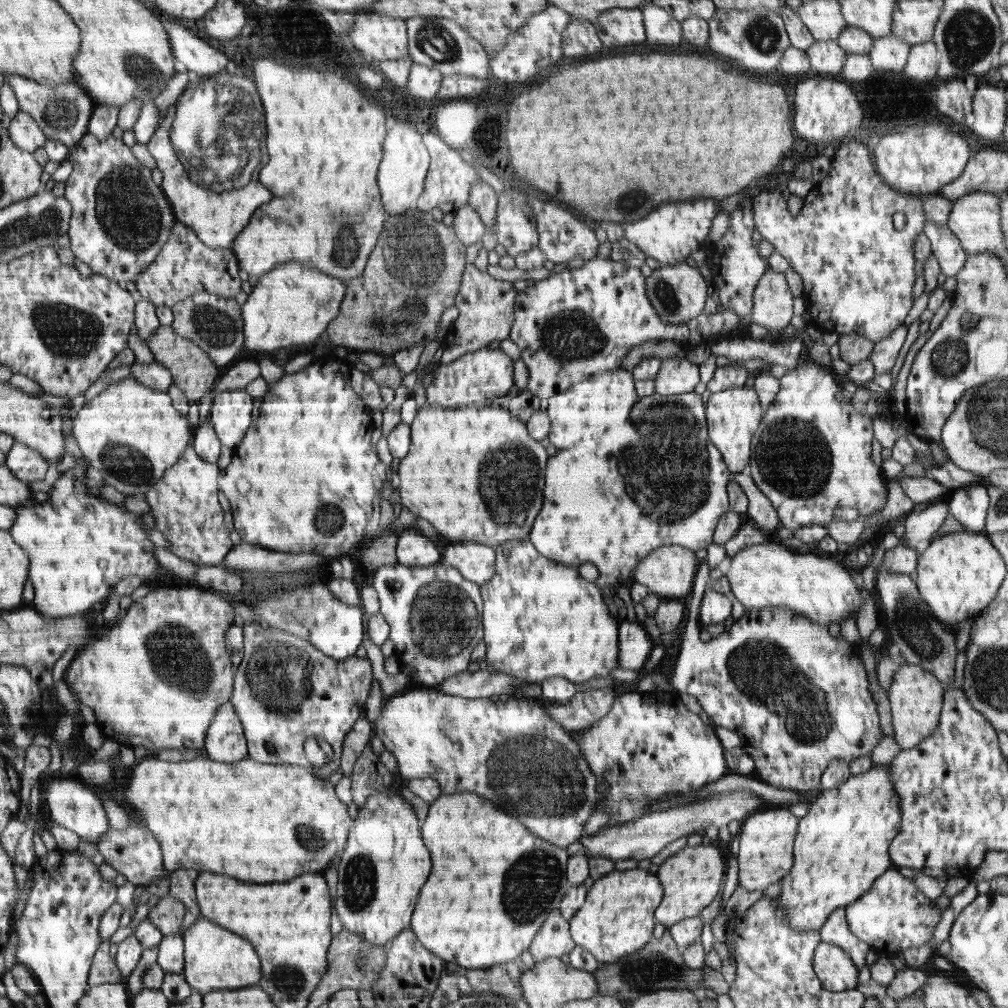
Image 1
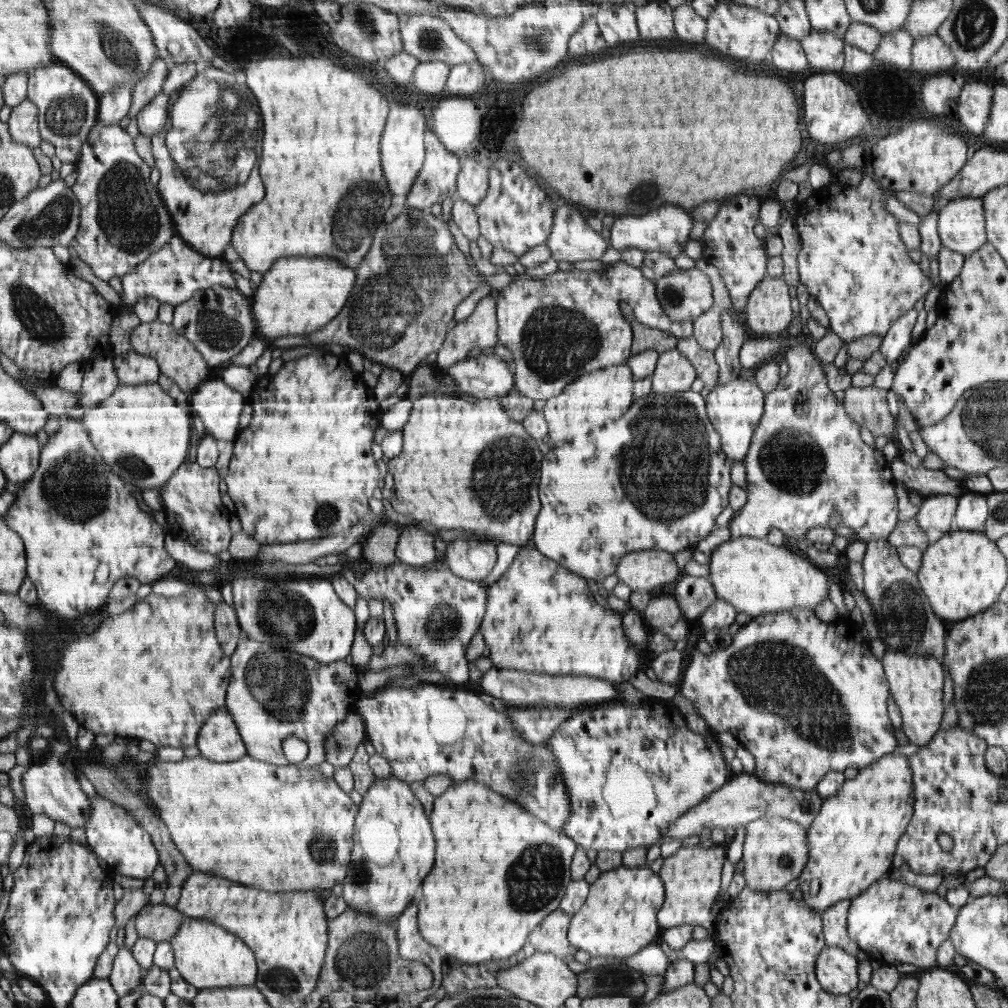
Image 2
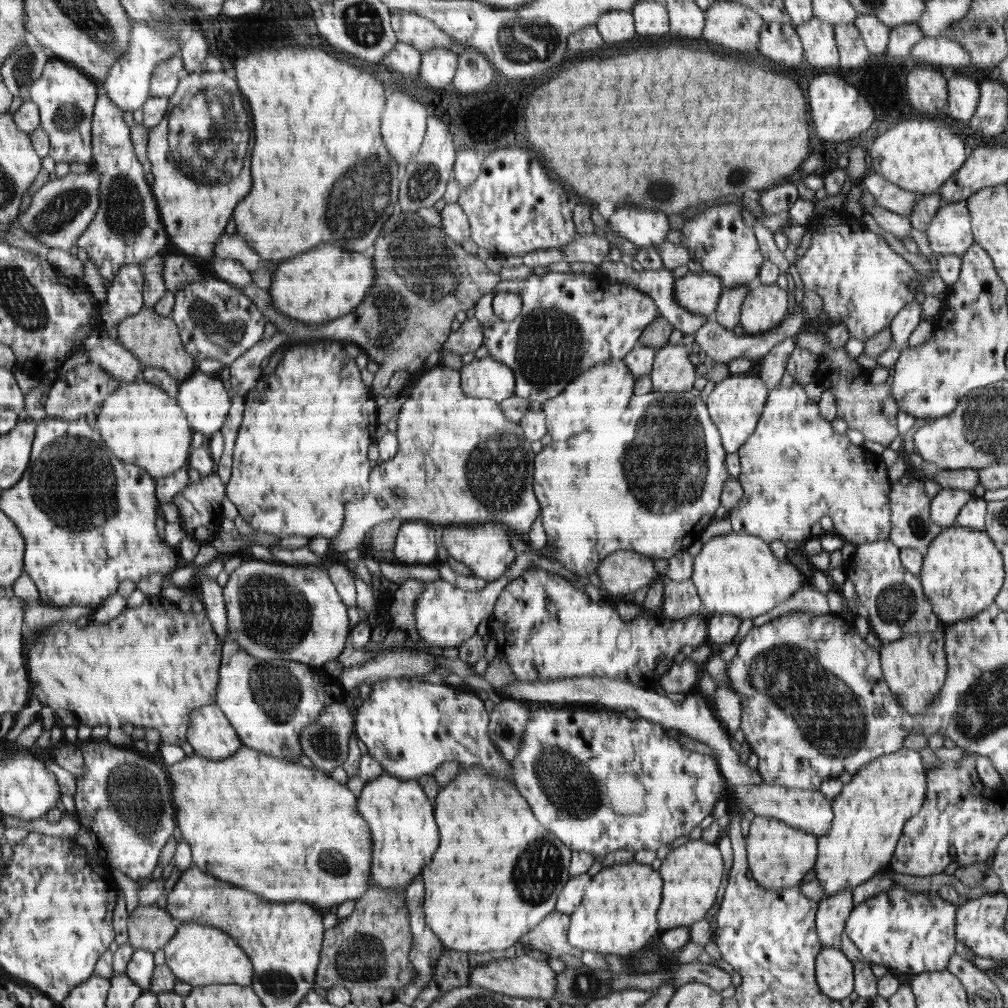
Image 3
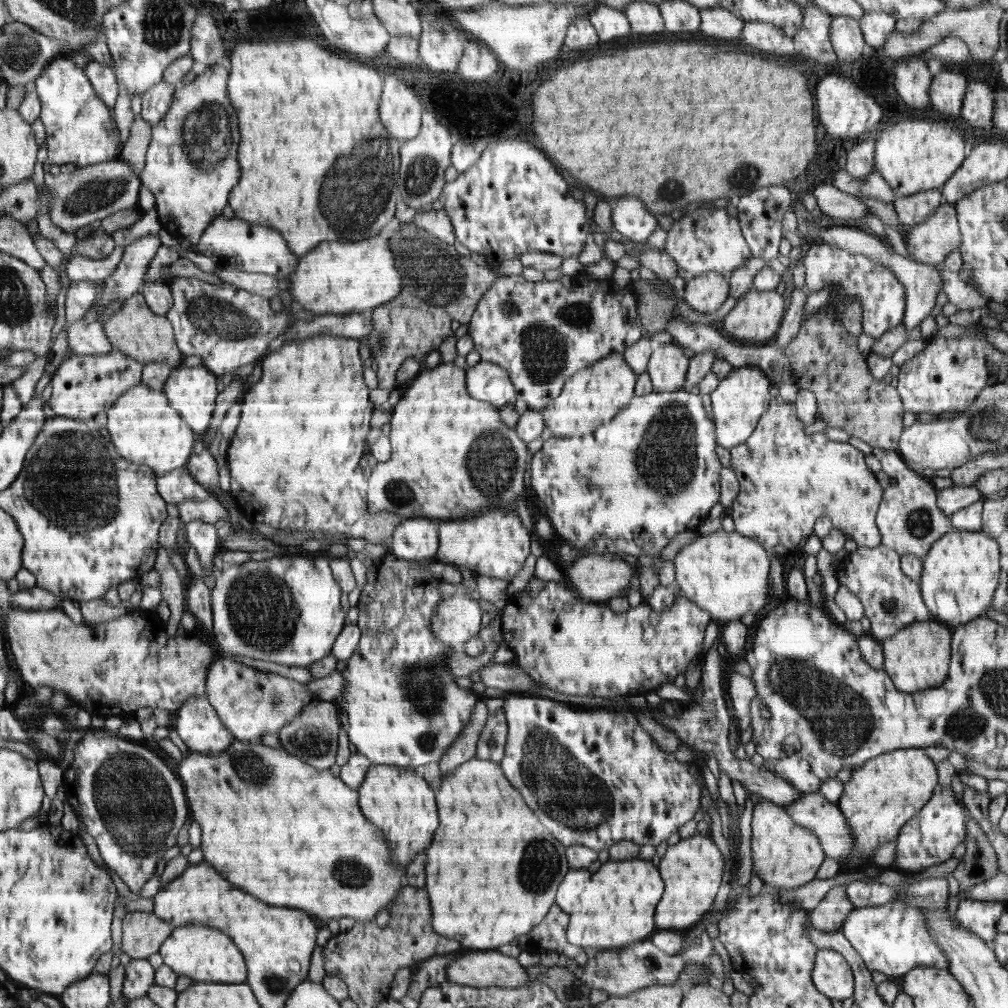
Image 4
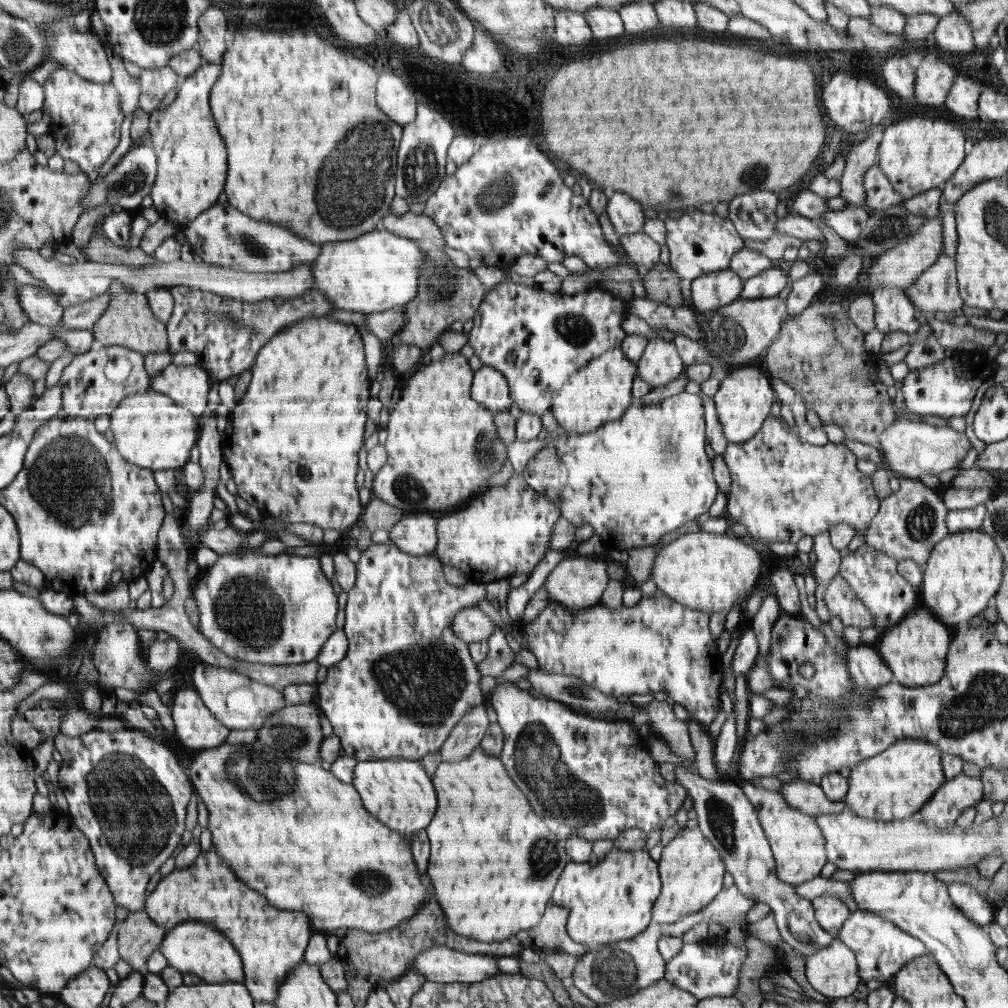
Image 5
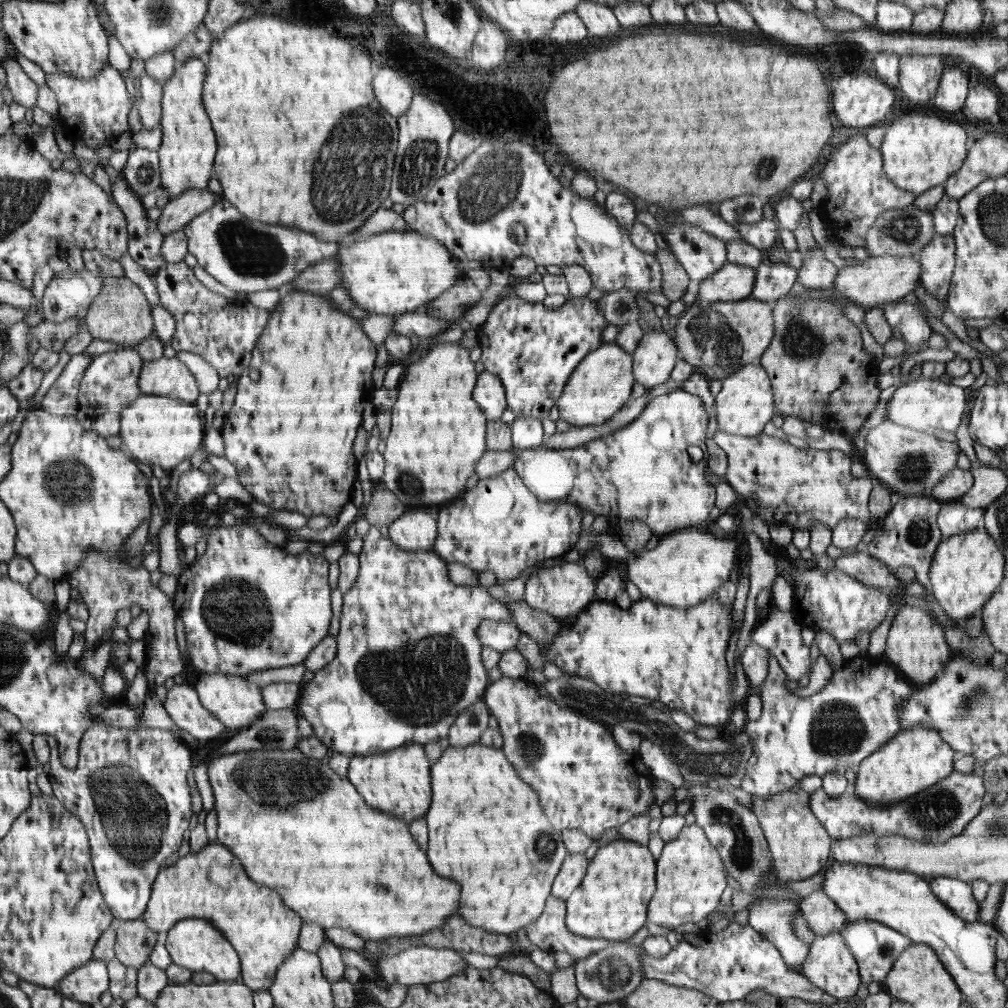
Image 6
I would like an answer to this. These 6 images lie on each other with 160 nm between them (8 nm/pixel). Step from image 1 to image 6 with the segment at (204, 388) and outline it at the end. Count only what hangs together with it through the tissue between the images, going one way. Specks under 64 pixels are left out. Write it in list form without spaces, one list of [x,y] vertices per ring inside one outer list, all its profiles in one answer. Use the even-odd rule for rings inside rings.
[[[106,277],[99,295],[90,303],[85,312],[85,327],[93,339],[108,341],[125,348],[134,348],[154,335],[152,306],[144,290],[128,277]]]

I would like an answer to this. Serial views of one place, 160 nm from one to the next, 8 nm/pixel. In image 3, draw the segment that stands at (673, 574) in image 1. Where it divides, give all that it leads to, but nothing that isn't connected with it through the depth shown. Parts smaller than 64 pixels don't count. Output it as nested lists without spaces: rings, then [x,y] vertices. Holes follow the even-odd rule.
[[[617,551],[598,564],[596,575],[602,582],[603,590],[607,595],[624,596],[661,578],[655,570],[654,559],[653,556],[640,555],[633,551]]]

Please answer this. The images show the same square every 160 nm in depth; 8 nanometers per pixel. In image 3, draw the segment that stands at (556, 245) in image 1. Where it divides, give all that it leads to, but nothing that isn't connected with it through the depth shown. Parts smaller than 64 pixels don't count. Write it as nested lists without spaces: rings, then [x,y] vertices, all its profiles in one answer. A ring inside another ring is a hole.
[[[594,233],[584,236],[575,234],[573,242],[560,248],[566,262],[592,262],[596,265],[607,260],[606,256],[610,249],[611,245],[607,242],[607,238],[600,238]]]

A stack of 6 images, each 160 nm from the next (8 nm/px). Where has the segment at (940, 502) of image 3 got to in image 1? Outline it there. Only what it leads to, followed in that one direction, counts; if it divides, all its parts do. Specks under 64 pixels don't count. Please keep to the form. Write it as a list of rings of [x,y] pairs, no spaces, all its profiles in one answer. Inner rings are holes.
[[[930,503],[928,507],[926,506],[925,509],[921,509],[918,513],[910,512],[907,514],[902,522],[905,526],[905,534],[903,538],[900,538],[900,545],[919,552],[925,545],[932,542],[934,538],[938,538],[938,533],[941,530],[940,526],[944,524],[948,512],[949,506],[946,503]]]

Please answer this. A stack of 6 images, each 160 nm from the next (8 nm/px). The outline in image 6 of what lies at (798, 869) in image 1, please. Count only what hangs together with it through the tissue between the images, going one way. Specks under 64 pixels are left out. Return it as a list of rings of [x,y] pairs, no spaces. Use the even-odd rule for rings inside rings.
[[[915,726],[899,730],[859,764],[854,793],[873,805],[887,805],[907,799],[950,776],[955,770],[953,762],[956,756],[955,750],[936,729]]]

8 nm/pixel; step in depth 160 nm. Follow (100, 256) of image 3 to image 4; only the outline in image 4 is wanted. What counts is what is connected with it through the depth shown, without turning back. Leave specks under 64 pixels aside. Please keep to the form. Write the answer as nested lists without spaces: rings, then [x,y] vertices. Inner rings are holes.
[[[96,61],[88,63],[85,68],[86,77],[93,82],[97,95],[111,112],[110,118],[112,118],[114,130],[120,132],[118,123],[116,123],[116,117],[114,117],[113,114],[114,104],[116,104],[118,100],[117,76],[114,76],[114,72],[112,72],[110,67],[102,66],[102,64]]]

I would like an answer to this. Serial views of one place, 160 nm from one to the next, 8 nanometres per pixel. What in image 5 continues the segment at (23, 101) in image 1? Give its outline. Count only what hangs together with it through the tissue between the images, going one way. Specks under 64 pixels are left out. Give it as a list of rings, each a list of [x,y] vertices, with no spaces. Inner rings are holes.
[[[64,68],[57,69],[42,88],[45,96],[42,112],[50,113],[51,135],[56,141],[56,162],[64,164],[72,160],[82,172],[97,178],[98,168],[108,160],[121,138],[124,113],[116,88],[111,83],[84,80]]]

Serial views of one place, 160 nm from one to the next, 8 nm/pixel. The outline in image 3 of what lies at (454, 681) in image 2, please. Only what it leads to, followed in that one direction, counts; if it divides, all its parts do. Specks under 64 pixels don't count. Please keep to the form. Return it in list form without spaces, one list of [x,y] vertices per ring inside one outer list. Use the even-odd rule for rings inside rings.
[[[521,553],[516,557],[516,561],[510,567],[508,573],[500,579],[487,582],[486,586],[480,591],[464,590],[456,585],[437,580],[435,582],[425,582],[426,589],[419,596],[414,606],[414,618],[416,630],[420,636],[420,642],[426,642],[430,646],[438,648],[458,648],[465,640],[476,634],[476,628],[480,626],[482,620],[486,620],[493,613],[493,608],[497,603],[502,589],[512,580],[520,577],[530,564],[540,564],[541,560],[534,554]]]

